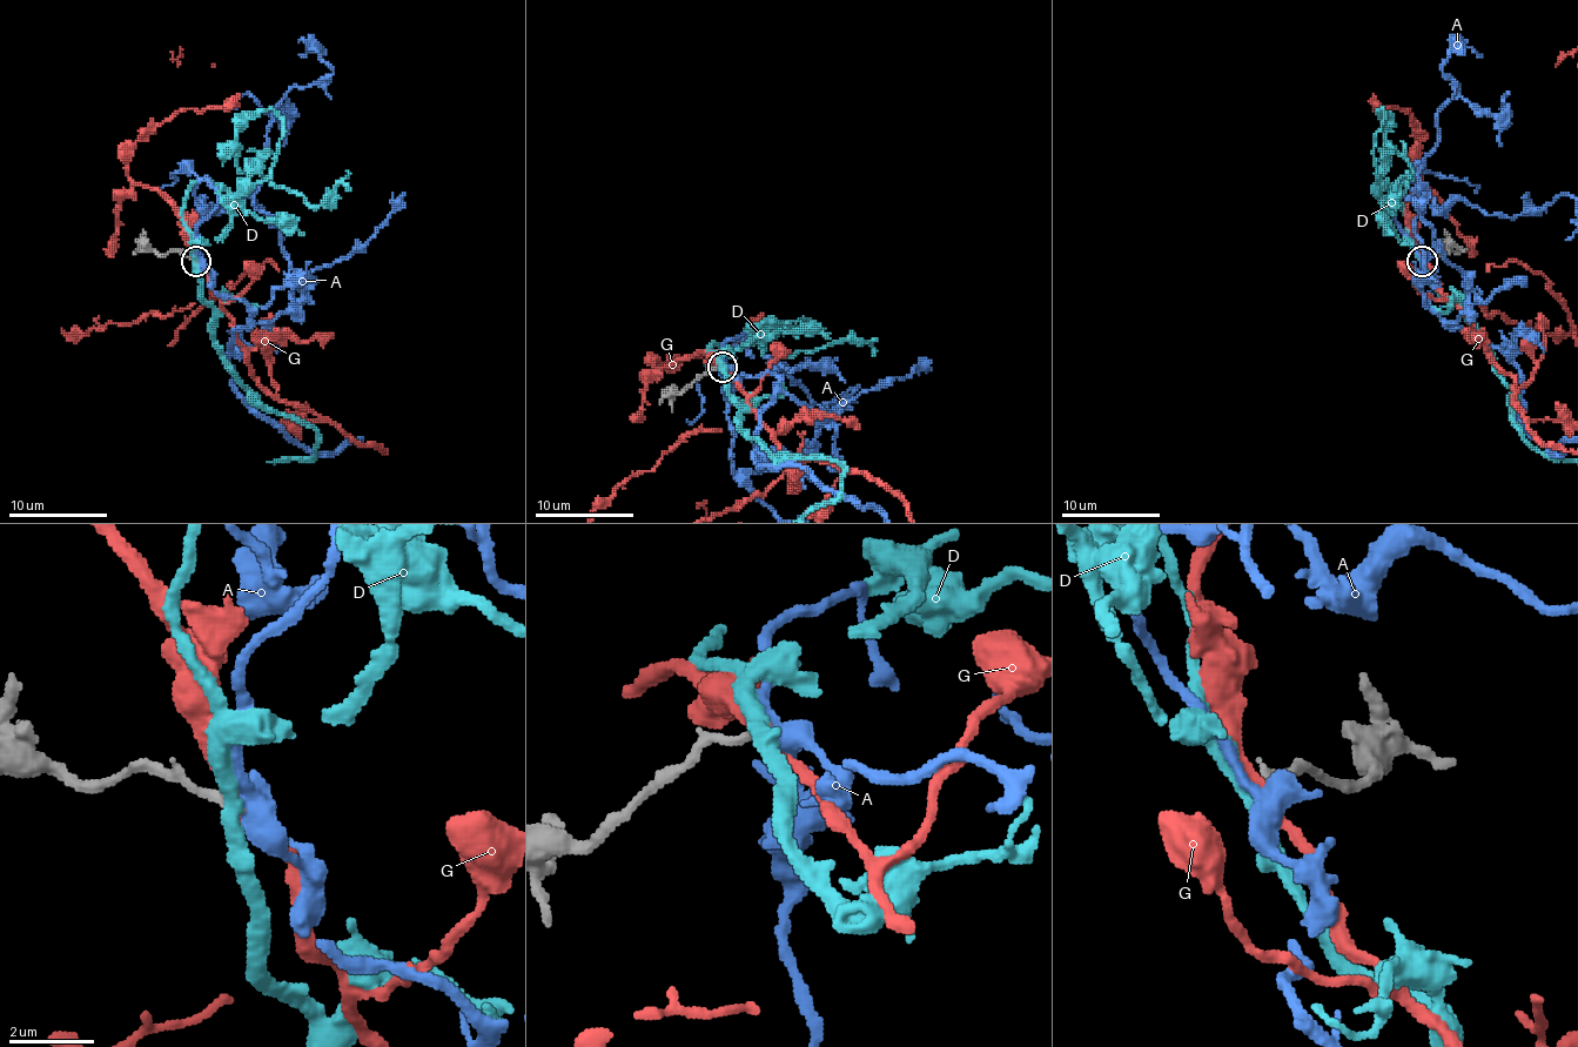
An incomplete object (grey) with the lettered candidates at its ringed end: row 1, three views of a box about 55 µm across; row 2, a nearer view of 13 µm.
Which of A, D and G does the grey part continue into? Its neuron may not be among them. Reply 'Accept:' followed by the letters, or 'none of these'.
Accept: none of these

